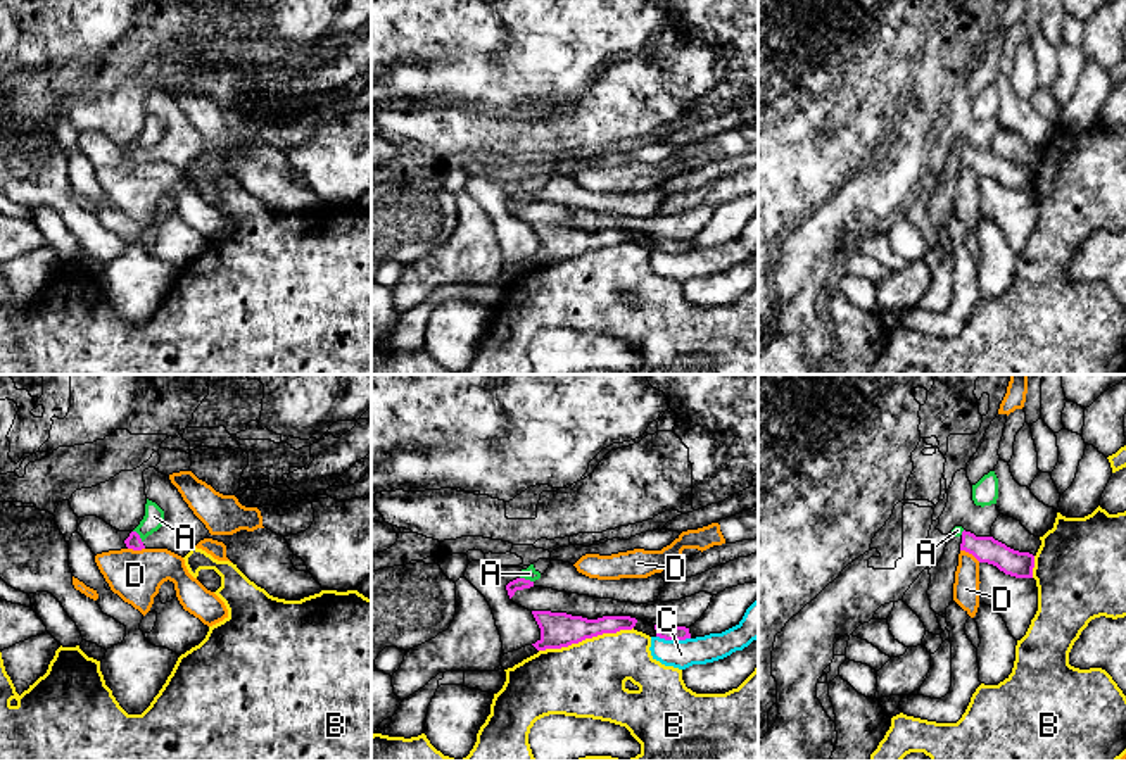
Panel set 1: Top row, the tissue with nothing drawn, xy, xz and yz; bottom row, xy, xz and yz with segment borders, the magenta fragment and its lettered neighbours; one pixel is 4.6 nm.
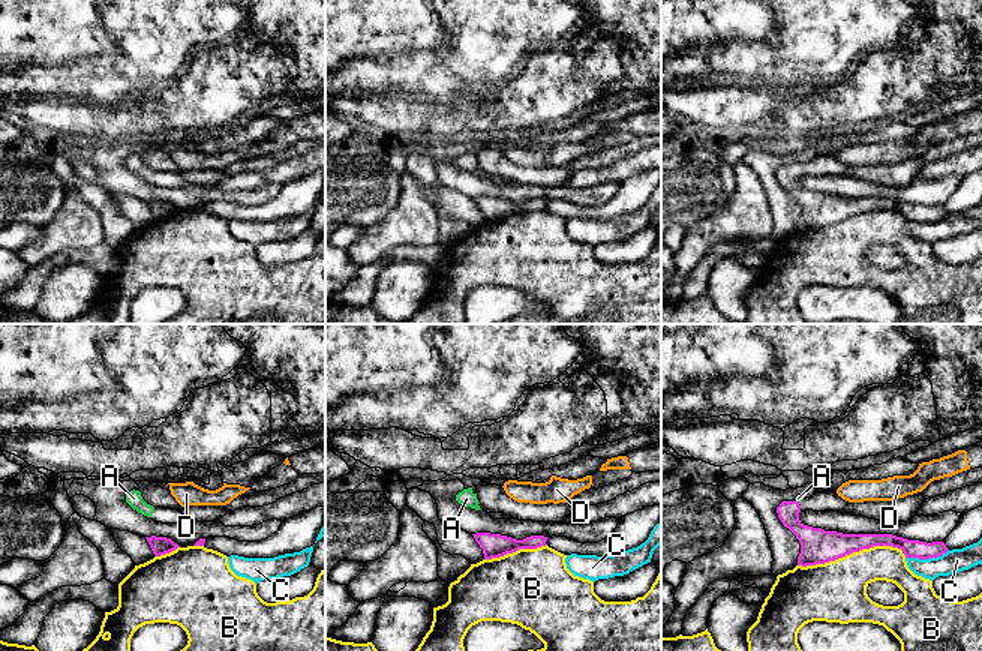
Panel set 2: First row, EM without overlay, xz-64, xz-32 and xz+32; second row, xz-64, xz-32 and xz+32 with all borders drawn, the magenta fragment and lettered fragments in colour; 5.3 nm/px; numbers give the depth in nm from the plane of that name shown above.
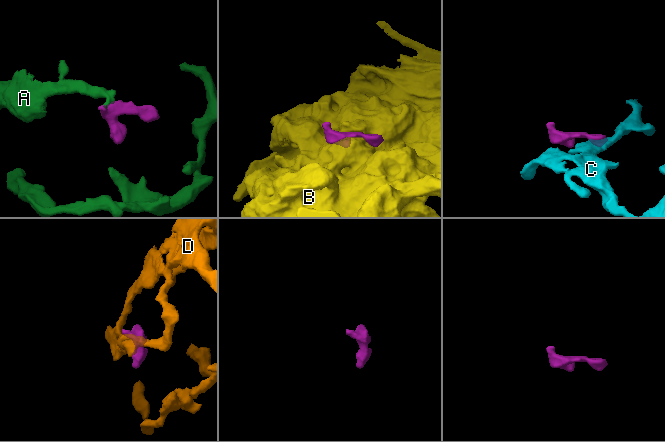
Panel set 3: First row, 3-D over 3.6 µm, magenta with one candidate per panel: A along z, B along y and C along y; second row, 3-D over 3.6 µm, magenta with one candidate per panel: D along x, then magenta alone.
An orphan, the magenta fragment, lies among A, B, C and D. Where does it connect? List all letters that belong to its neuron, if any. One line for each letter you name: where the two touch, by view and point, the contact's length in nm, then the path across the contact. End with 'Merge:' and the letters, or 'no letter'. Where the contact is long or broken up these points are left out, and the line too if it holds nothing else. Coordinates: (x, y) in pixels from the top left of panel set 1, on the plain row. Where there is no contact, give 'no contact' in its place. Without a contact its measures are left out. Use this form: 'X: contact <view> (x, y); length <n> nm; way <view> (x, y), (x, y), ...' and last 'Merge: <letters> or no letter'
Merge: no letter

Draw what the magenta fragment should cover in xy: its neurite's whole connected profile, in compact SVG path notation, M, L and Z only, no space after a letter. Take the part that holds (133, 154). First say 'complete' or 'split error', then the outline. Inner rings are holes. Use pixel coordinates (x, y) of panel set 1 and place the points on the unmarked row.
split error | M155 81L143 85L145 109L164 124L162 140L145 154L131 145L124 154L128 162L168 162L185 171L204 152L226 159L226 171L257 200L285 214L300 214L319 207L323 202L311 186L297 185L292 178L294 166L285 150L268 142L240 143L233 148L211 148L206 138L183 114L169 90Z

